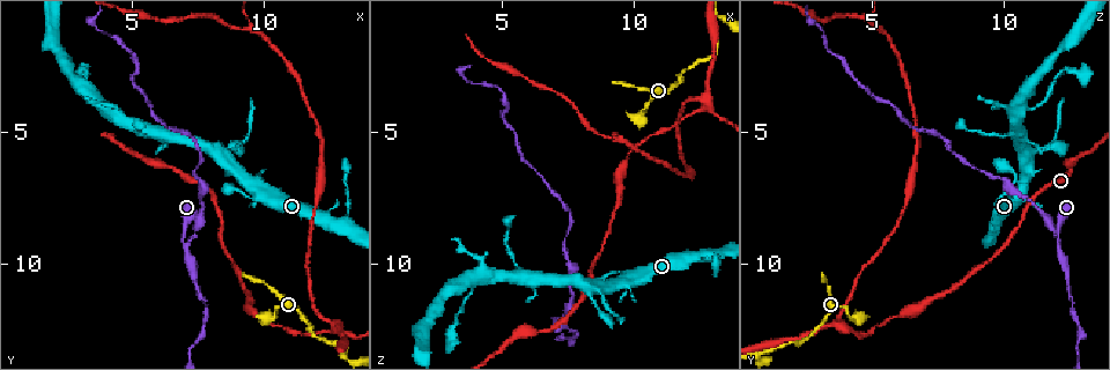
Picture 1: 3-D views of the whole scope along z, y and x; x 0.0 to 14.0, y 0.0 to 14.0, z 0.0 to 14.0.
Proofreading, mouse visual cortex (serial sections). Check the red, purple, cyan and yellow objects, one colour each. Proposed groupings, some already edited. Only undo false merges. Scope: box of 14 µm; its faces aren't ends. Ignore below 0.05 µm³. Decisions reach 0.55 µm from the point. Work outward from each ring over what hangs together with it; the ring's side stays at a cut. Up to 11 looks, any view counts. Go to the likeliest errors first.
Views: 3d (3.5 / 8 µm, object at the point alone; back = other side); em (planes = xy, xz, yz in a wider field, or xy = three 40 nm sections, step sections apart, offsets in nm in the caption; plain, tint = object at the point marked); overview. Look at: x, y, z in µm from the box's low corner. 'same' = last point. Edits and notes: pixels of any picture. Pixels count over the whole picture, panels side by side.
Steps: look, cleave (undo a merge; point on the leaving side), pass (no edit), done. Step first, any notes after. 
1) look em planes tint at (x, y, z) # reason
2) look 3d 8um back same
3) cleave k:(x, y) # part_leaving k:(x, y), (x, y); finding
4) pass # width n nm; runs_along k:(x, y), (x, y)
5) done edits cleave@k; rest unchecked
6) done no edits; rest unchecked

look 3d 3.5um at (7.0, 9.2, 12.1) # two arms in line, one across

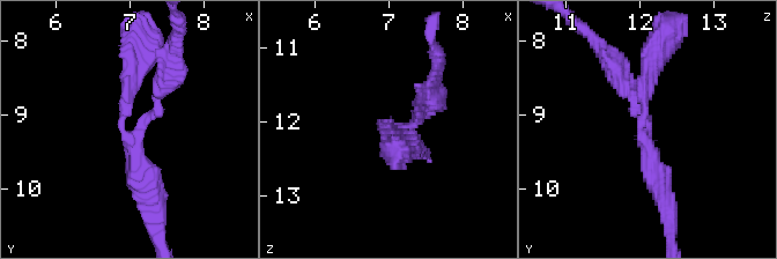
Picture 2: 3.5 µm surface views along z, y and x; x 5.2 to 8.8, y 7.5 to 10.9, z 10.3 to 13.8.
look em planes tint at (7.05, 9.30, 12.05) # arms 3; arm_widths 150, 200, 350 nm

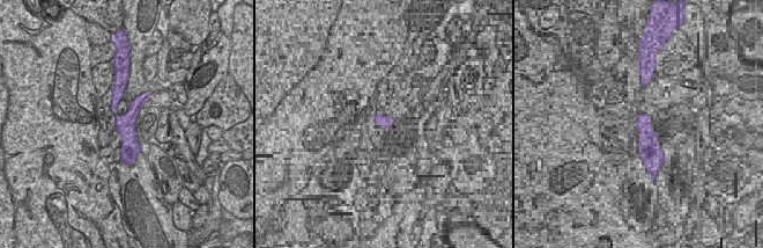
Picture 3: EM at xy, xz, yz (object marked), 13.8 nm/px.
pass # runs_along 3:(121, 84), (115, 112), (128, 158); one cell here

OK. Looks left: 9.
look 3d 8um back at (12.6, 12.3, 3.8) # four or more arms meet

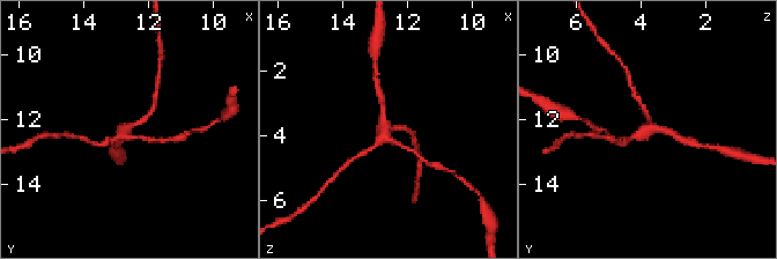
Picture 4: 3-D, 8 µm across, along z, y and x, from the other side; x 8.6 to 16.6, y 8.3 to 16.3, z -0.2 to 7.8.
look 3d 3.5um at (12.6, 12.3, 3.8)

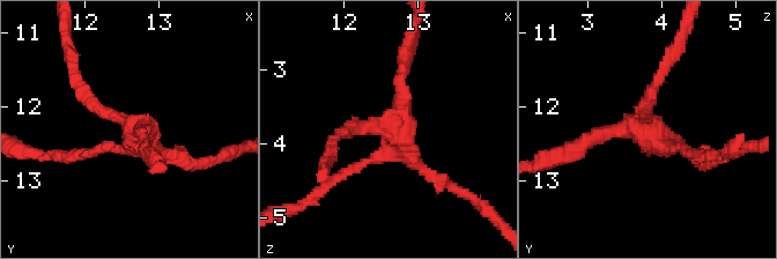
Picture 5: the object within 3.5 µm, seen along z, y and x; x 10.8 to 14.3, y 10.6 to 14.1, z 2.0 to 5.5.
look em planes tint at (12.65, 12.30, 3.75) # arms 4; arm_widths 150, 200, 200, 200 nm

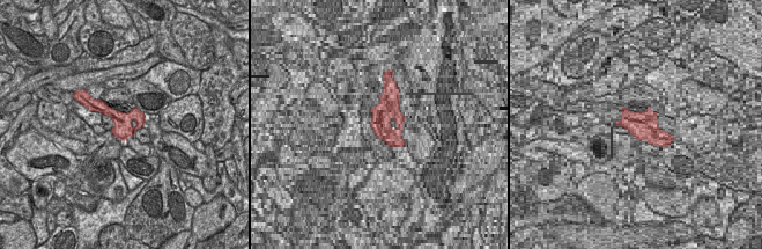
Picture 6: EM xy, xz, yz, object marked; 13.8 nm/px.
pass # runs_along 5:(687, 152), (645, 130), (657, 80); continuous, no second cell

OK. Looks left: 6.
look 3d 3.5um at (9.6, 1.1, 5.3) # three-way junction

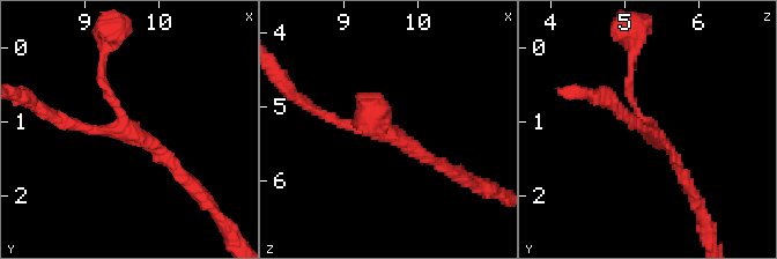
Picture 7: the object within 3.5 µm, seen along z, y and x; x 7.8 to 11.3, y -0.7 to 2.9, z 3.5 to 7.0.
look em planes tint at (9.55, 1.15, 5.30) # arms 3; arm_widths 100, 150, 150 nm; now the EM

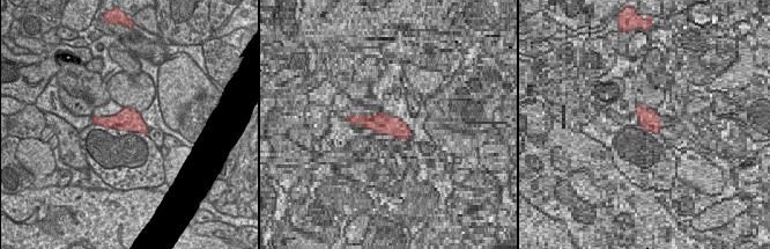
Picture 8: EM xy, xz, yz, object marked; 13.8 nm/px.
cleave 7:(102, 81) # part_leaving 7:(120, 113), (102, 81), (102, 53), (113, 50); two cells meet here

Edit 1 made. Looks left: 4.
look 3d 8um at (5.7, 5.0, 10.3) # abrupt turn

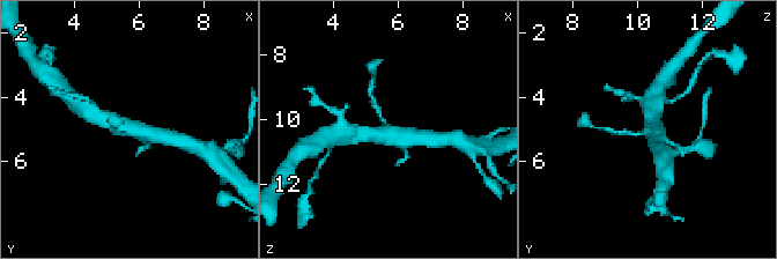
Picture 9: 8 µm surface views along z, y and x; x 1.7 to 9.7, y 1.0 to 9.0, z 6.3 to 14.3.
look 3d 3.5um at (5.7, 5.0, 10.3)

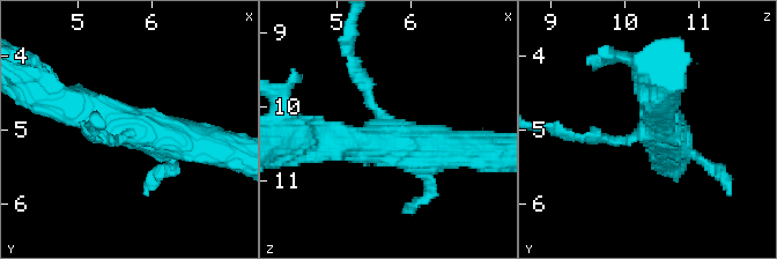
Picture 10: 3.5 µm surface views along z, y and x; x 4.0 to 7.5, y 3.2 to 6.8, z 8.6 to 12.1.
pass # runs_along 10:(209, 145), (149, 134), (60, 102); all the same cell

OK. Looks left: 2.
done edits cleave@7; rest unchecked

